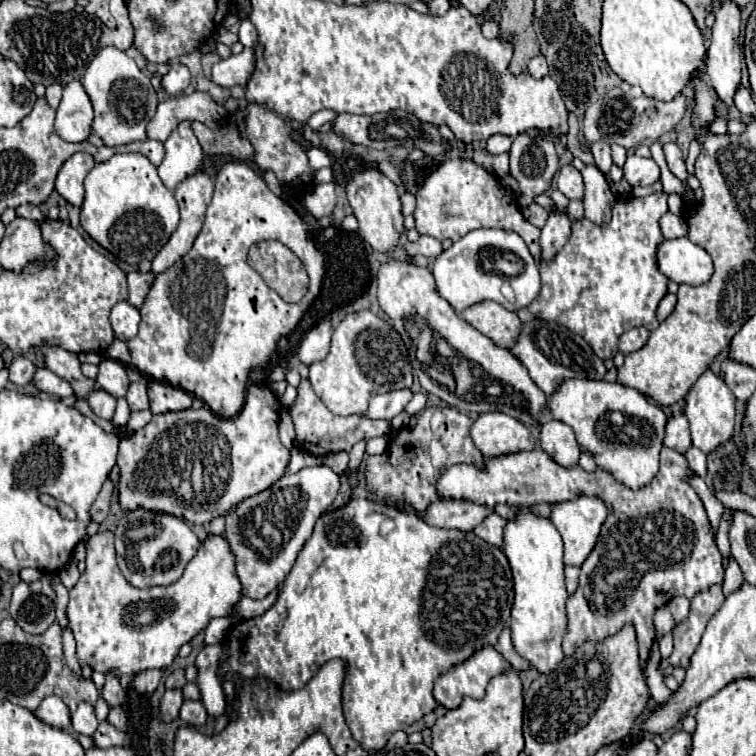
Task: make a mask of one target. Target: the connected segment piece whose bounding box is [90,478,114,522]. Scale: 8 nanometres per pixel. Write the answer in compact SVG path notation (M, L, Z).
M108 478L108 480L104 482L104 486L102 486L102 490L100 490L98 498L96 498L96 502L92 504L92 510L90 510L92 520L102 522L102 520L108 516L108 512L110 512L110 500L112 500L112 494L114 494L114 484L112 484L112 480Z

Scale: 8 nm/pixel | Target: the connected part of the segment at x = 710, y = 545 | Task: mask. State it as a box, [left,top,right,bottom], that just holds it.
[438,448,724,666]

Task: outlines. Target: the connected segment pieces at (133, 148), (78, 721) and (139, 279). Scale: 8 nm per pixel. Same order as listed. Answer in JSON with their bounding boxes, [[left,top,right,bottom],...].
[[118,140,164,166],[72,704,98,736],[128,270,154,308]]

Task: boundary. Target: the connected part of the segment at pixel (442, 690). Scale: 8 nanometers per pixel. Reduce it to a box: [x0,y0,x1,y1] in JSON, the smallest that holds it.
[434,646,508,708]

